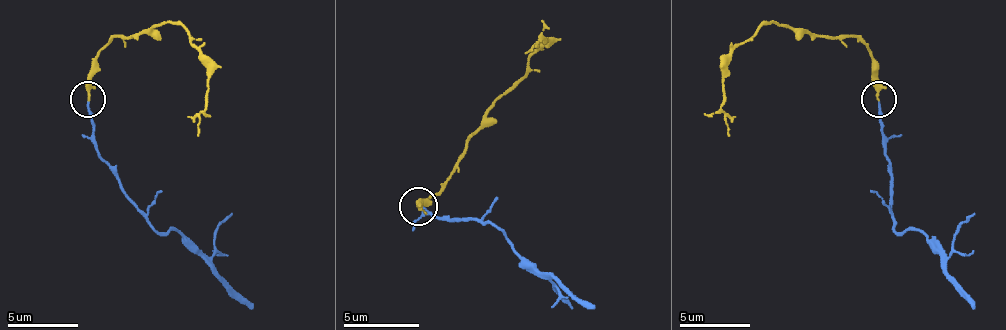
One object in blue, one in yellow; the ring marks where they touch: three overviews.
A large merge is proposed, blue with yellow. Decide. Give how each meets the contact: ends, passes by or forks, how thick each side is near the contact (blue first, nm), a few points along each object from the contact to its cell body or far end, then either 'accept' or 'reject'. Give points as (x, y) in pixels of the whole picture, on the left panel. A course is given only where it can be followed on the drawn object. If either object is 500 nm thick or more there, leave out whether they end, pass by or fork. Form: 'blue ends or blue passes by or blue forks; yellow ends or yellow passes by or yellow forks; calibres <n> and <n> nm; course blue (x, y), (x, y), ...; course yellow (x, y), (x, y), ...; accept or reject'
blue ends; yellow passes by; calibres 160 and 180 nm; course blue (88, 101), (96, 151), (124, 197), (156, 229), (174, 229), (252, 308); course yellow (88, 98), (92, 59), (113, 37), (177, 23), (206, 66), (206, 109), (199, 116), (199, 137); accept

